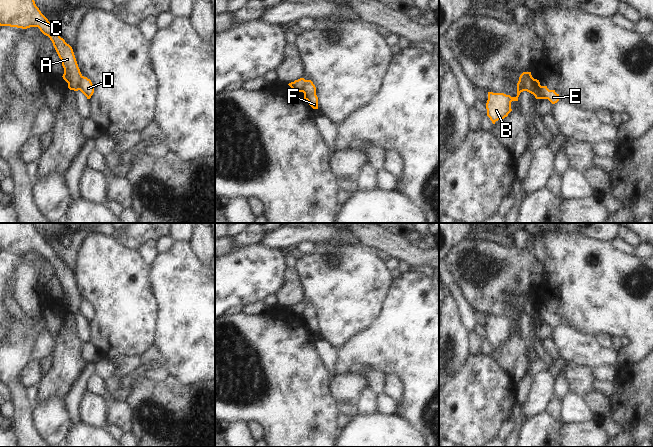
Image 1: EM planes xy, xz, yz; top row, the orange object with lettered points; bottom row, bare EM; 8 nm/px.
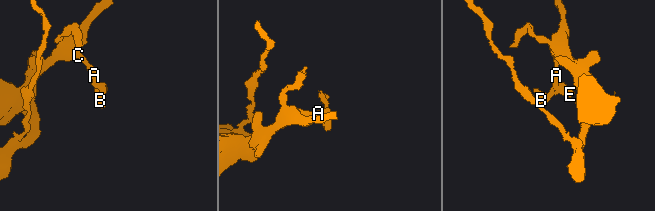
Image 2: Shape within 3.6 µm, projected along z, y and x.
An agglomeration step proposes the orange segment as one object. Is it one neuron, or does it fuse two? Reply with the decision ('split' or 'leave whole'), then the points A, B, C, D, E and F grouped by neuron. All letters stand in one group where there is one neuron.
split; groups A C / B D E F

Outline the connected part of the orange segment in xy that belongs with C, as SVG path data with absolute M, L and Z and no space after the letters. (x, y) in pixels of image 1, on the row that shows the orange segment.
M0 0L0 26L22 29L38 27L48 36L61 59L64 68L63 79L70 90L78 91L82 74L72 47L60 37L53 25L41 13L34 0Z

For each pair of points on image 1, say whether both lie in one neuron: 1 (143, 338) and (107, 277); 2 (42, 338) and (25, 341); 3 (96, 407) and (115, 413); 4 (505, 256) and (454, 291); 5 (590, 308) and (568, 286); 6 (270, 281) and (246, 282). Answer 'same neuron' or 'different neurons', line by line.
1: same neuron
2: different neurons
3: different neurons
4: different neurons
5: same neuron
6: same neuron

